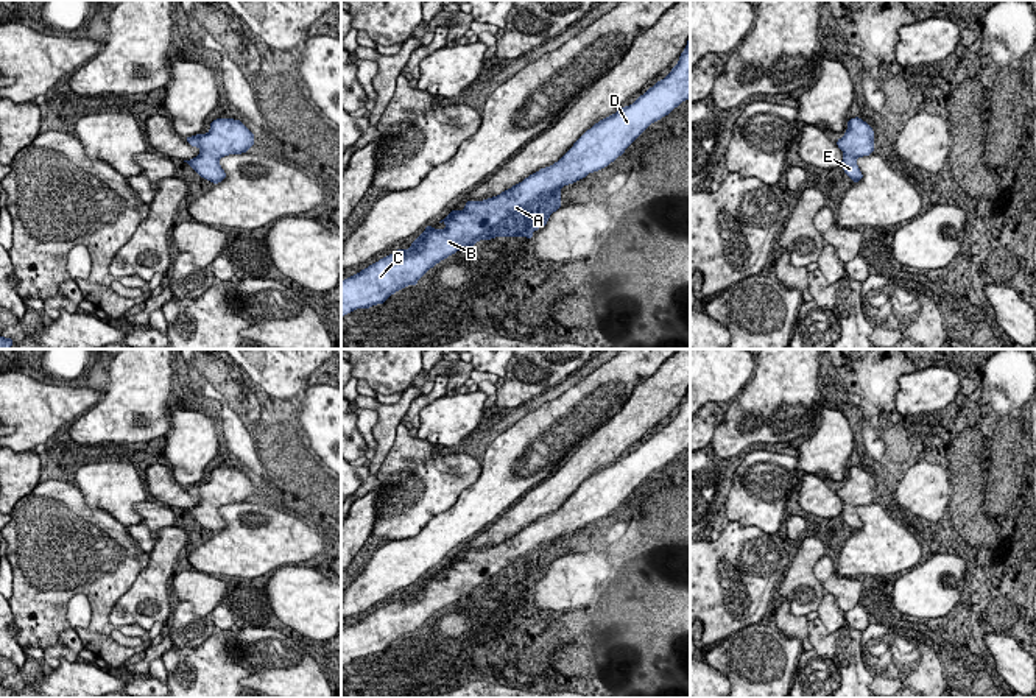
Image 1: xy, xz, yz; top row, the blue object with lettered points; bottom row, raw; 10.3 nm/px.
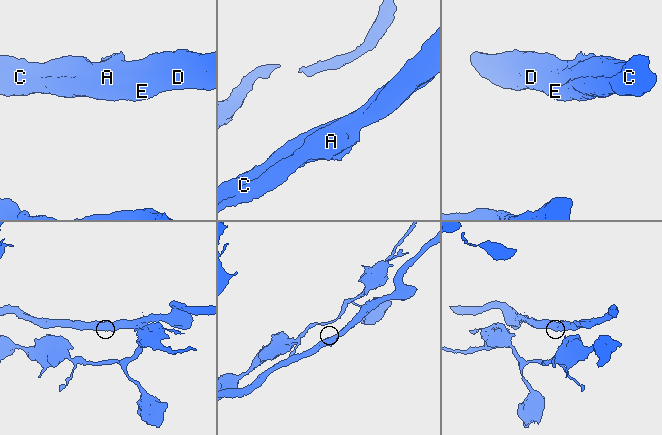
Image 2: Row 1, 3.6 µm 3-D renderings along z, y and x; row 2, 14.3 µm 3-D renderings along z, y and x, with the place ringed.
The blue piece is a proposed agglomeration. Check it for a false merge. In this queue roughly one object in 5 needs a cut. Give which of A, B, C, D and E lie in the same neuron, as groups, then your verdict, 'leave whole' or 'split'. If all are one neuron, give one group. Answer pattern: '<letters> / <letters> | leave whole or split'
A B C D E | leave whole

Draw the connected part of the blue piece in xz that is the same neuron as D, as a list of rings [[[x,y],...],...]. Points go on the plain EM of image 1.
[[[690,386],[681,405],[679,411],[671,418],[671,421],[661,430],[657,430],[651,438],[647,438],[633,453],[620,457],[615,463],[600,469],[590,478],[587,478],[573,495],[553,514],[541,517],[539,520],[530,524],[522,531],[513,534],[511,538],[502,541],[494,547],[483,550],[467,550],[463,559],[453,559],[439,572],[446,572],[442,580],[427,575],[425,580],[411,592],[410,598],[397,598],[393,603],[380,608],[379,611],[369,614],[360,622],[344,628],[341,631],[341,667],[357,657],[369,657],[371,654],[383,653],[391,643],[408,634],[416,634],[418,629],[436,612],[447,608],[449,605],[460,600],[463,595],[475,595],[478,589],[491,589],[495,586],[527,586],[533,587],[533,581],[541,575],[545,575],[548,566],[561,558],[561,536],[573,533],[586,527],[592,520],[598,520],[614,511],[625,499],[653,472],[668,464],[682,450],[690,447]]]

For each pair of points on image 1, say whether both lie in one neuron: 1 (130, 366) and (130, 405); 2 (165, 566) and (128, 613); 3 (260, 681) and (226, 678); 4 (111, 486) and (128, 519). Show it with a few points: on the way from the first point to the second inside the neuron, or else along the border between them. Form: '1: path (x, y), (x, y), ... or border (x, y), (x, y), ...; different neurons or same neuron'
1: border (153, 365), (130, 391), (105, 394); different neurons
2: path (155, 577), (148, 592), (139, 602); same neuron
3: border (254, 670), (240, 681); different neurons
4: path (117, 494), (123, 511); same neuron

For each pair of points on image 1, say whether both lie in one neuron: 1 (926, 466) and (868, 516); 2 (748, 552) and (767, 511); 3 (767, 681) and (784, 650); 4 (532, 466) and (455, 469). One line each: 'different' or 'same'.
1: different
2: different
3: same
4: different

